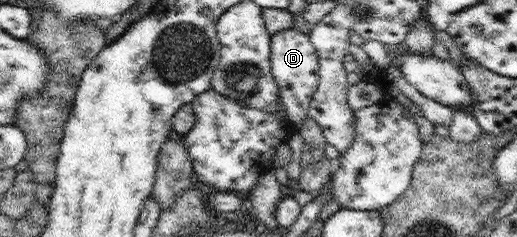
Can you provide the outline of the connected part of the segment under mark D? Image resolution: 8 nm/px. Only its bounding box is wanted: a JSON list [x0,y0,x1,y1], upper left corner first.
[271,28,319,128]

